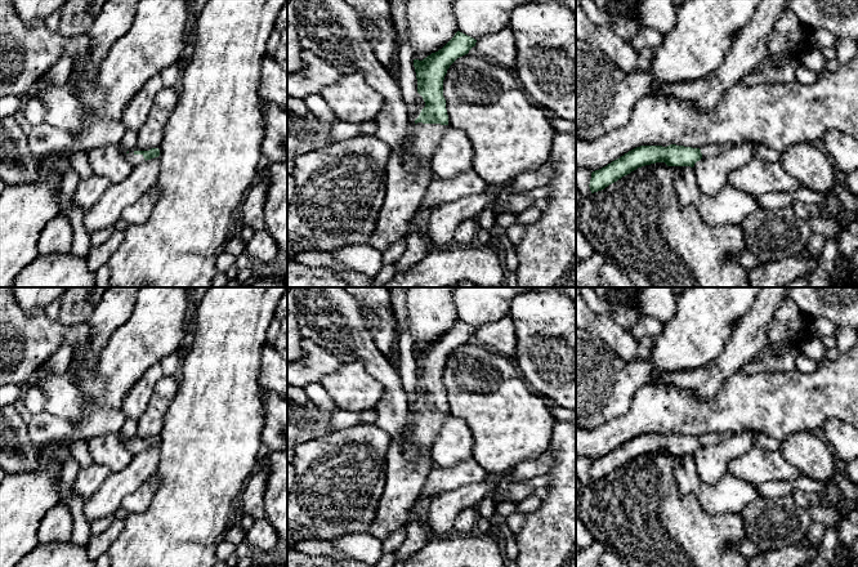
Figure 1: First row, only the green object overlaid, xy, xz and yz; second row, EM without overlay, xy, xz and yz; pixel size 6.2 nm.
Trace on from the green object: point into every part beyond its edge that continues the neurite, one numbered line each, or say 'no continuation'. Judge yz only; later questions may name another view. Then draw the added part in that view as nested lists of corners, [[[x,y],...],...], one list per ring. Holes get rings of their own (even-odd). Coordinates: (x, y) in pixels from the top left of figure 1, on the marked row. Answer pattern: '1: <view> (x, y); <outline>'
1: yz (707, 151); [[[723,143],[723,144],[716,144],[716,146],[706,146],[701,148],[702,157],[711,157],[716,156],[723,151],[727,151],[730,148],[732,144]]]

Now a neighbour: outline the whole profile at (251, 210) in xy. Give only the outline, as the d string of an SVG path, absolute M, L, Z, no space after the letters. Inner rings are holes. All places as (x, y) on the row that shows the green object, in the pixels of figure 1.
M259 177L255 183L247 189L243 202L240 207L240 214L243 226L251 227L255 232L265 229L265 200L268 192L268 182Z

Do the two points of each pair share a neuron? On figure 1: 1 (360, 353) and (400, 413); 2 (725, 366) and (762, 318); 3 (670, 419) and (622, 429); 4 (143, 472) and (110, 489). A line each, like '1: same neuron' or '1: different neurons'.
1: same neuron
2: same neuron
3: same neuron
4: same neuron

